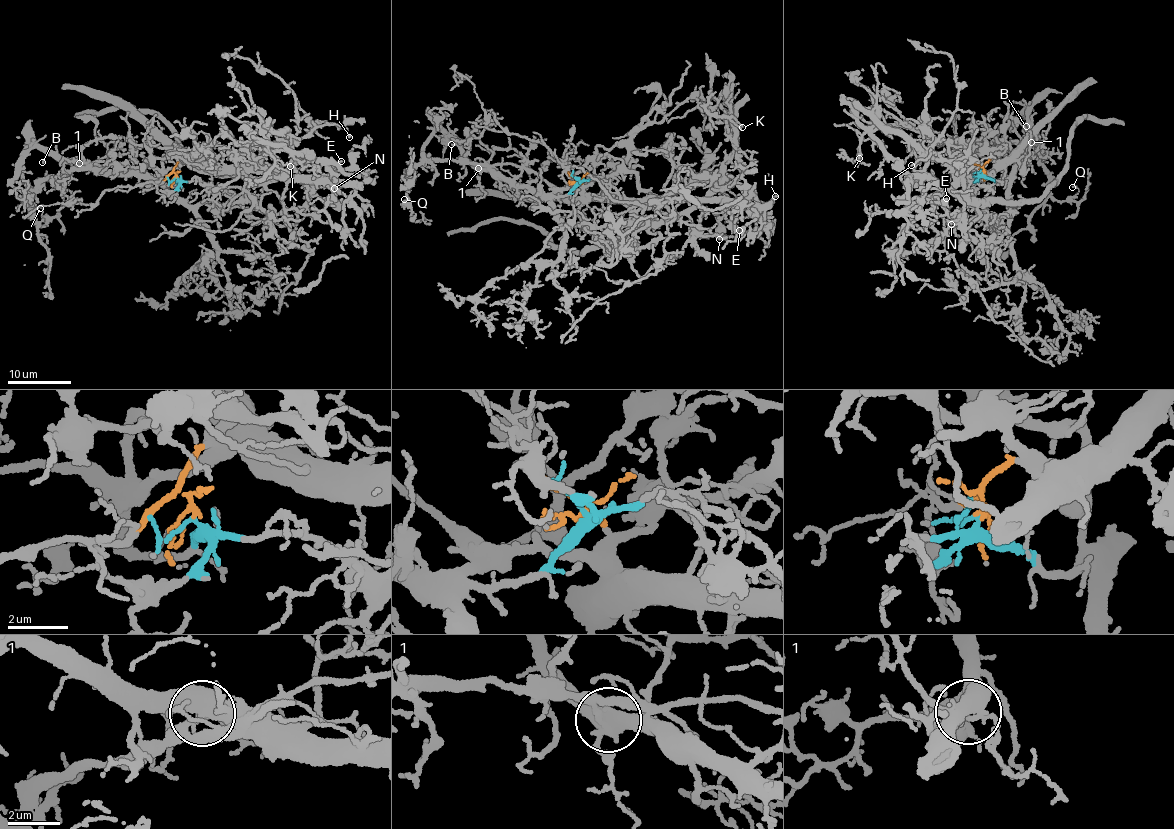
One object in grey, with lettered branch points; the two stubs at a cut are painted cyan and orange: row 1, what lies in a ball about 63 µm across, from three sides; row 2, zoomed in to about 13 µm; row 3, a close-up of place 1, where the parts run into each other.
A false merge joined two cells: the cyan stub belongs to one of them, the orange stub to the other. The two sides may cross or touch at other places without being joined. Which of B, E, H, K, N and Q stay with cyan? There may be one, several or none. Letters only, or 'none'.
B, Q

